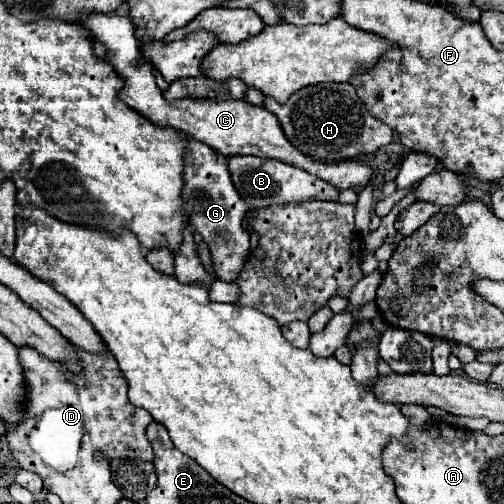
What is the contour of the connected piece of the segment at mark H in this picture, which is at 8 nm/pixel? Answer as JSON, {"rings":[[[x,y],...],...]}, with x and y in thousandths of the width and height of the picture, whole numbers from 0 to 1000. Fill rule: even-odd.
{"rings":[[[694,163],[607,171],[583,183],[563,206],[548,202],[536,190],[524,190],[524,214],[552,234],[567,274],[583,294],[635,321],[698,317],[714,306],[746,302],[750,294],[774,286],[782,274],[782,258],[726,218],[722,202]]]}

